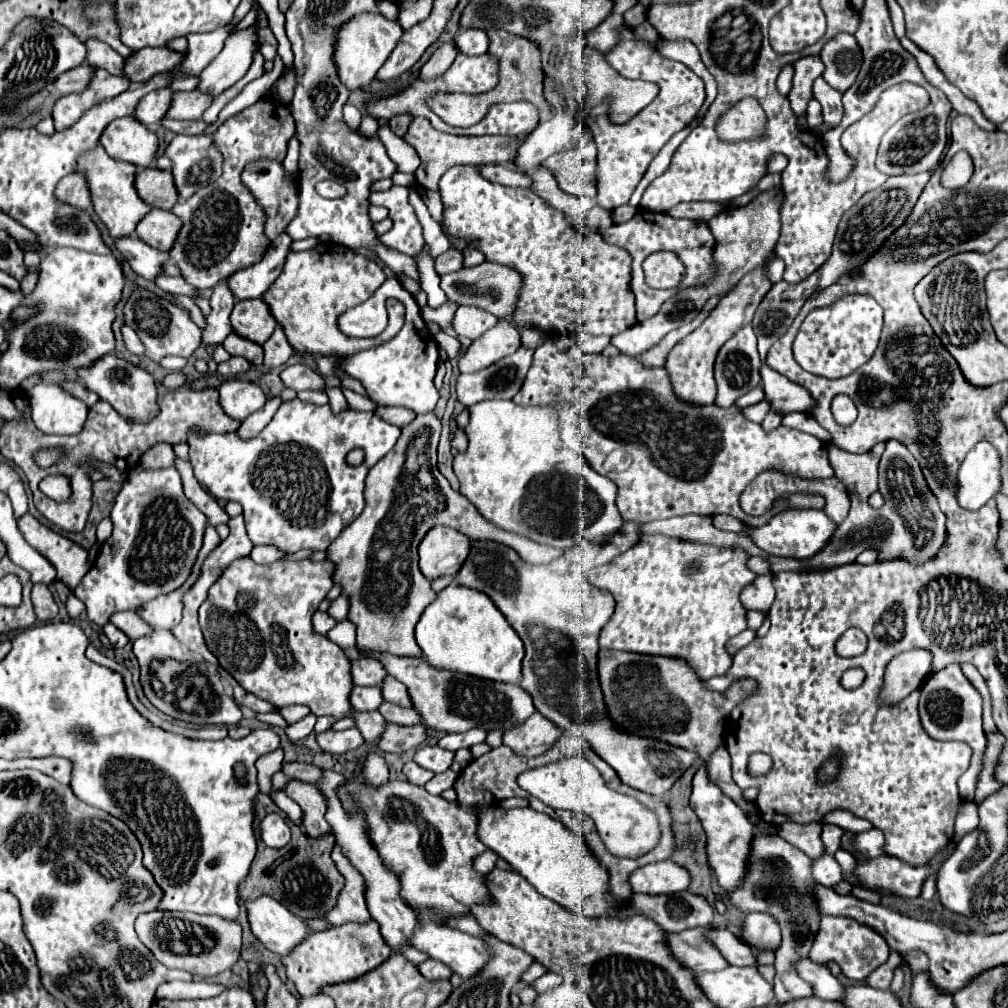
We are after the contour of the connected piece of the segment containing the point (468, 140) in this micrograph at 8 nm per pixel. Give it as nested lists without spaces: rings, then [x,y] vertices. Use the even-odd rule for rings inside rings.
[[[416,117],[412,121],[412,127],[408,127],[408,135],[404,135],[404,141],[412,145],[422,163],[418,171],[414,173],[416,183],[422,187],[428,187],[432,191],[438,191],[438,181],[448,171],[452,165],[462,165],[462,163],[474,163],[474,165],[510,165],[516,155],[518,147],[524,143],[528,135],[518,135],[518,137],[502,137],[502,135],[484,135],[484,137],[458,137],[458,135],[448,135],[448,133],[438,133],[426,117]]]

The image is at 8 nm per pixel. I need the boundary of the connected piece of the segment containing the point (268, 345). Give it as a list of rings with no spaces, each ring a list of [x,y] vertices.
[[[280,327],[272,333],[272,337],[262,347],[264,347],[264,369],[276,369],[294,355],[294,351]]]

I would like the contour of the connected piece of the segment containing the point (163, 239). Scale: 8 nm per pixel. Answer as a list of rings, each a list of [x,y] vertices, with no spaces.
[[[152,209],[136,227],[136,235],[160,251],[170,251],[182,229],[182,219],[164,209]]]

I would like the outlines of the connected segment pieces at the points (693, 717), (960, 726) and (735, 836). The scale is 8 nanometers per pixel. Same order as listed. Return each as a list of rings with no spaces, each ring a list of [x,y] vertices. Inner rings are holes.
[[[600,649],[598,675],[604,701],[610,707],[610,719],[620,727],[678,747],[688,747],[704,761],[722,745],[726,719],[734,703],[718,699],[716,691],[706,689],[704,679],[700,679],[684,659]]]
[[[952,663],[952,665],[944,667],[942,671],[932,673],[924,681],[920,693],[922,695],[920,695],[918,709],[920,709],[920,721],[922,721],[924,731],[936,741],[962,741],[972,747],[972,767],[958,781],[960,795],[966,801],[972,801],[974,791],[976,791],[976,781],[982,771],[984,749],[986,749],[986,735],[982,729],[982,695],[974,689],[974,685],[962,673],[958,663]]]
[[[700,767],[698,773],[694,775],[692,783],[692,797],[690,797],[690,807],[694,813],[700,817],[706,837],[708,837],[708,859],[710,867],[720,877],[720,887],[726,891],[732,891],[740,879],[744,879],[744,859],[748,859],[748,843],[754,835],[754,825],[748,821],[746,813],[736,805],[734,799],[724,795],[710,779],[706,767]]]

